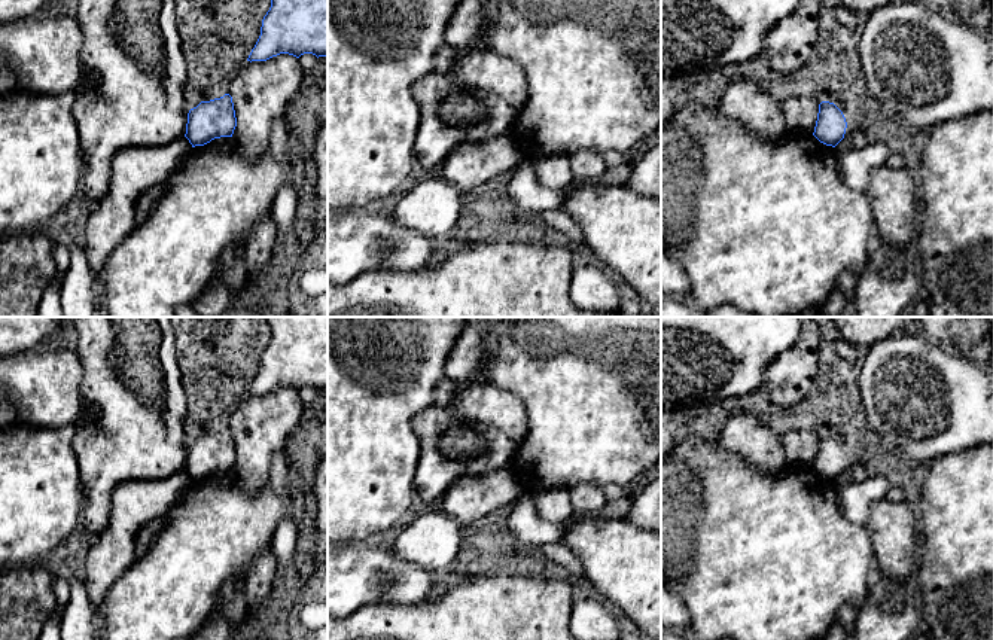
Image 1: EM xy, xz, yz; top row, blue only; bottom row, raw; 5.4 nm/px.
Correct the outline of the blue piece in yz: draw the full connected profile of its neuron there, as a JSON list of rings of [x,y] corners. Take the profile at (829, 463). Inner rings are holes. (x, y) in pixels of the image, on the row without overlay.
[[[822,435],[813,469],[820,476],[835,481],[844,472],[846,461],[843,445],[834,436]]]

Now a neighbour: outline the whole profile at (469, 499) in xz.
[[[493,470],[482,476],[459,478],[441,503],[448,516],[466,525],[514,503],[523,493],[523,485],[511,470]]]

